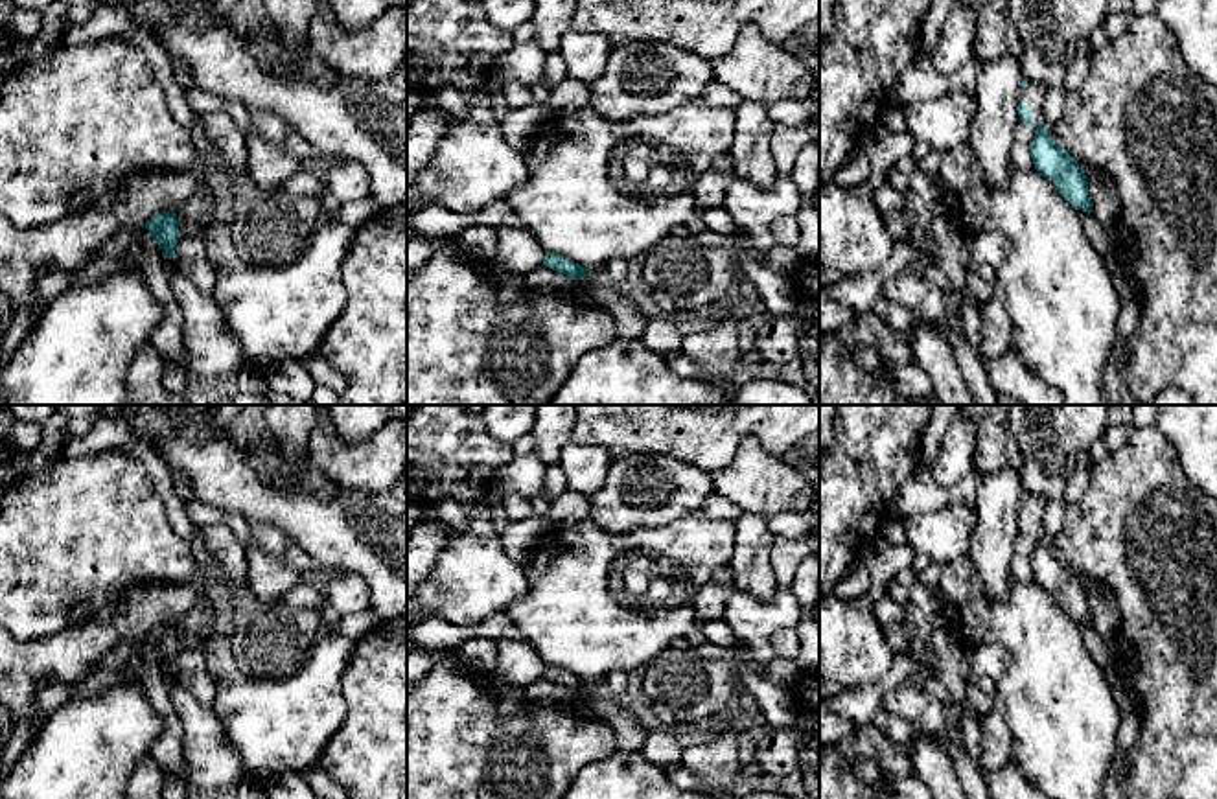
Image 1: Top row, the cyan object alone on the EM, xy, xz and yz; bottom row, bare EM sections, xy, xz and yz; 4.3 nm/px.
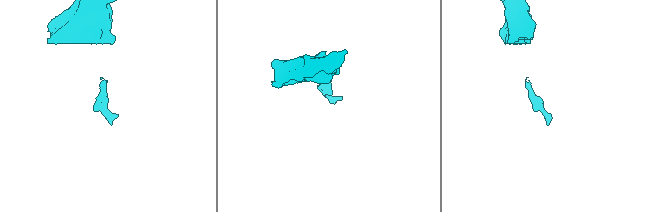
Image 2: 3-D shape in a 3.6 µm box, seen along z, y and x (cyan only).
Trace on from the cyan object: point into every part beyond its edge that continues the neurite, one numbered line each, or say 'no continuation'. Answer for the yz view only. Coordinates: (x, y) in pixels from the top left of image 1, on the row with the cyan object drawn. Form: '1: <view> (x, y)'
1: yz (1031, 94)

